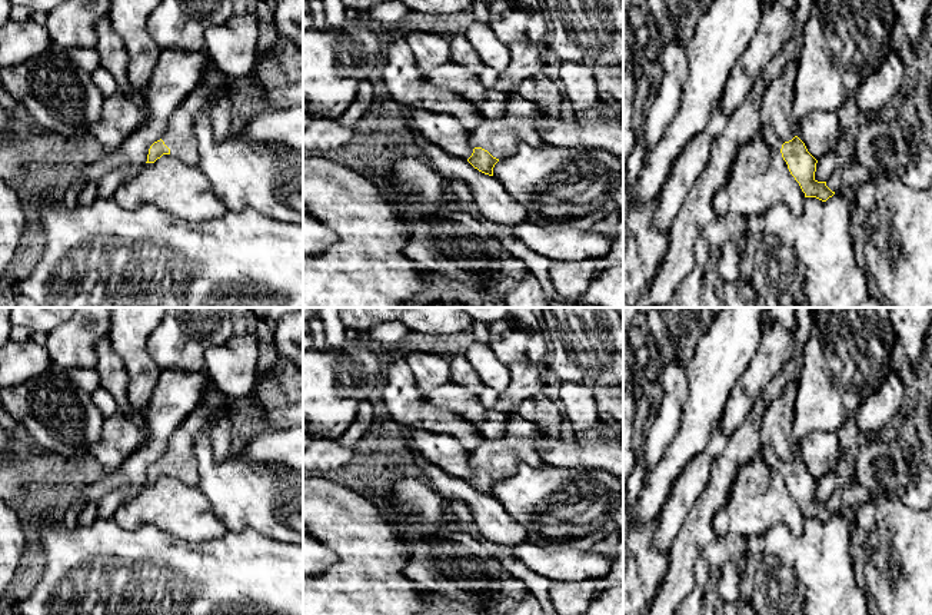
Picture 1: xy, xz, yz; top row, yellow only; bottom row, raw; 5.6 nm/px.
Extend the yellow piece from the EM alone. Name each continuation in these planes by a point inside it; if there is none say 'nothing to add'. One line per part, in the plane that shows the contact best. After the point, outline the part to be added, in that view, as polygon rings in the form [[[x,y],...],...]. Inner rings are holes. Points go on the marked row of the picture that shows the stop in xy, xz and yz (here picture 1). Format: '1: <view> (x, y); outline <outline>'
1: xz (501, 138); outline [[[509,94],[505,114],[496,120],[485,120],[472,134],[475,147],[487,150],[503,160],[516,153],[520,143],[542,146],[545,140],[539,130],[542,107],[517,94]]]

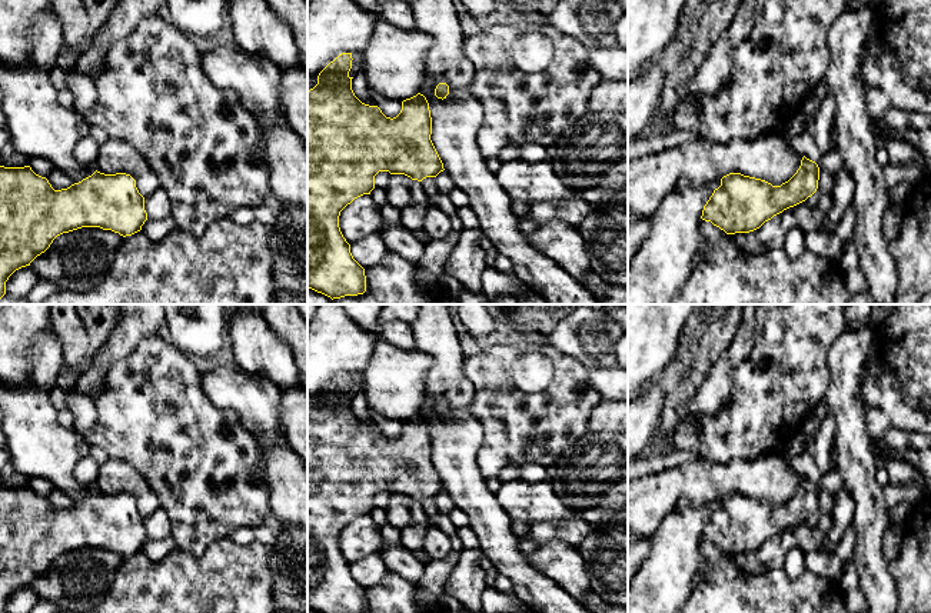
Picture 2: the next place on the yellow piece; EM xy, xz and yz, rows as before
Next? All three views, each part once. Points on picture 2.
nothing to add

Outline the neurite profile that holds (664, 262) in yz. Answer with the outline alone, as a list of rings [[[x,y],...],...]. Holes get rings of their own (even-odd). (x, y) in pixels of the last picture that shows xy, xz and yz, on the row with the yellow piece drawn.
[[[682,180],[649,217],[651,230],[636,254],[628,263],[628,304],[674,304],[682,286],[692,274],[702,244],[701,216],[704,206],[721,180],[694,186]]]

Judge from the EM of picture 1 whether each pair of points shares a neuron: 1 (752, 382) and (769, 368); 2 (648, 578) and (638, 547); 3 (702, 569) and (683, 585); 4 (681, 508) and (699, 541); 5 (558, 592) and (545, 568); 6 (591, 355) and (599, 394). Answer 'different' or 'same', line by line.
1: same
2: same
3: different
4: different
5: different
6: different

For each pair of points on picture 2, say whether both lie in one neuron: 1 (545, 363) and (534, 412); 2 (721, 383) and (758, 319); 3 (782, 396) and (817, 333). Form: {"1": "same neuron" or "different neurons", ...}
{"1": "same neuron", "2": "same neuron", "3": "same neuron"}

